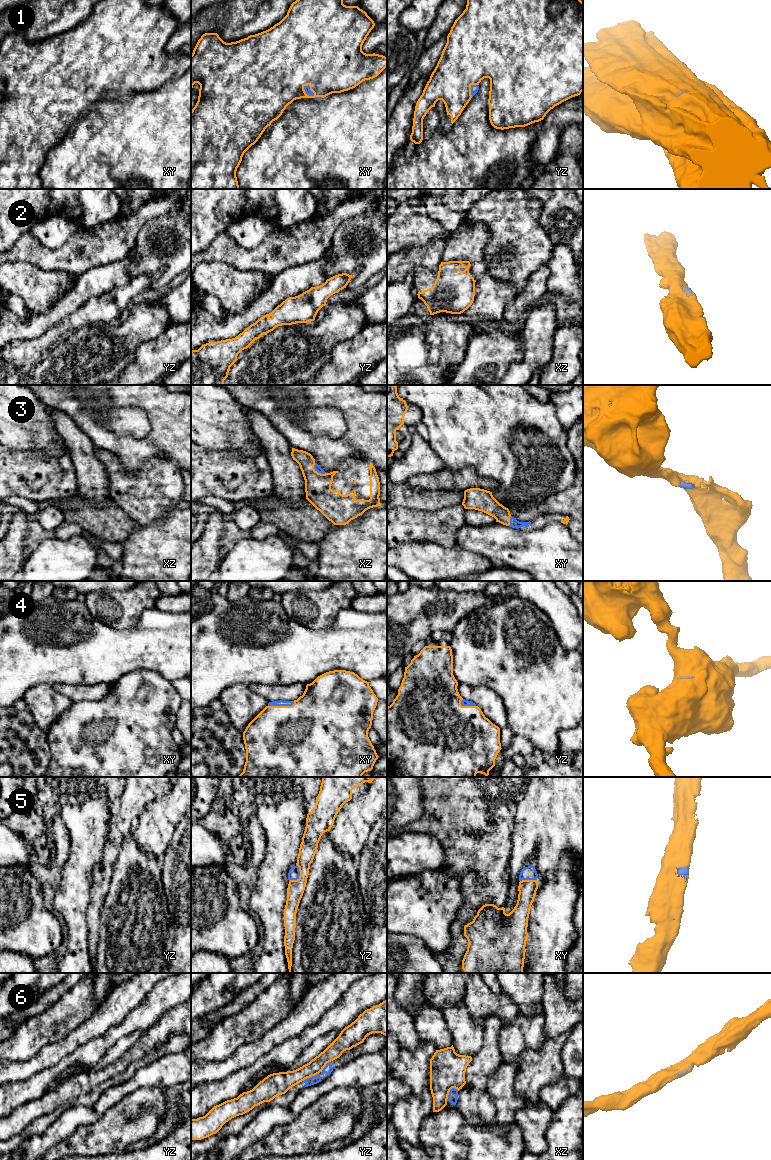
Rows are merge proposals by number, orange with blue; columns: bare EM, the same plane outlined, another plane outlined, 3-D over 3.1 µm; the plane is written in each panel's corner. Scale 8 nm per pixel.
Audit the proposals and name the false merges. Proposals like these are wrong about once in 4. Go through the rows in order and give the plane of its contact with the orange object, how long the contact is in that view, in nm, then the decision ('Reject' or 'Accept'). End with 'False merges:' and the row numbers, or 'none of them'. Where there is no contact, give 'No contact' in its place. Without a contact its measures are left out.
1: Touches orange in xy. Shared border 180 nm. Accept
2: Touches orange in xz. Shared border 60 nm. Accept
3: Touches orange in xz. Shared border 130 nm. Accept
4: Touches orange in xy. Shared border 220 nm. Accept
5: Touches orange in yz. Shared border 160 nm. Accept
6: Touches orange in xz. Shared border 130 nm. Reject
False merges: 6

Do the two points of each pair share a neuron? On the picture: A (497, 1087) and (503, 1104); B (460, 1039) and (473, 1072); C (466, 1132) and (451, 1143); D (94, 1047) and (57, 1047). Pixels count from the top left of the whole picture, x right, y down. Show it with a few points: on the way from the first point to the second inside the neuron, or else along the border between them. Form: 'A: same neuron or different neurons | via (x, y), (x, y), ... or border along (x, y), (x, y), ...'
A: same neuron | via (499, 1091), (499, 1097), (502, 1100)
B: different neurons | border along (483, 1035), (482, 1046), (472, 1057)
C: different neurons | border along (464, 1119), (458, 1137), (466, 1141), (468, 1149)
D: different neurons | border along (99, 1036), (79, 1046), (59, 1061)

